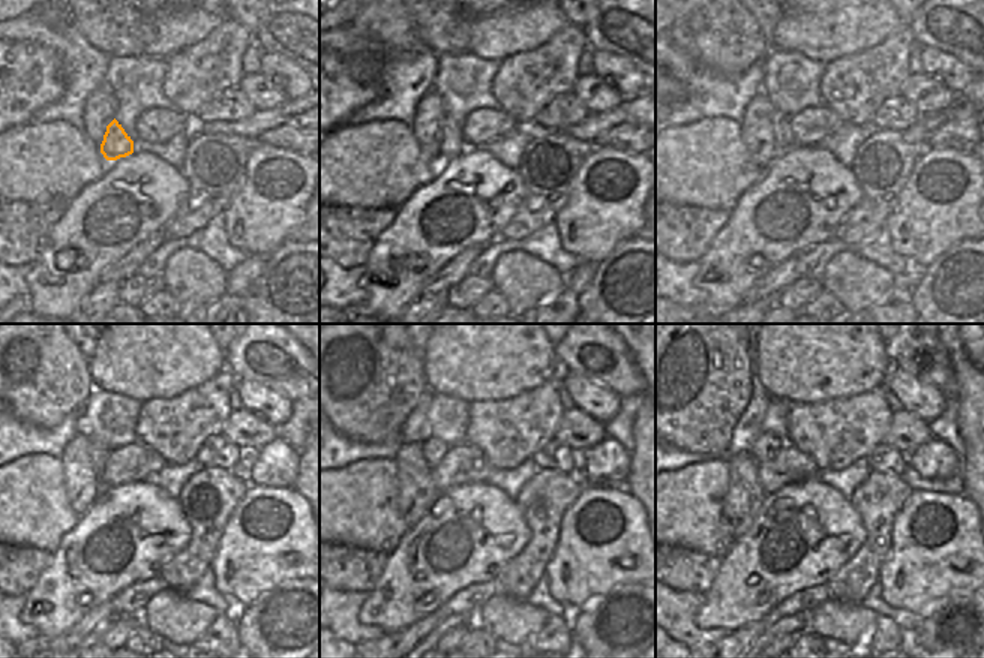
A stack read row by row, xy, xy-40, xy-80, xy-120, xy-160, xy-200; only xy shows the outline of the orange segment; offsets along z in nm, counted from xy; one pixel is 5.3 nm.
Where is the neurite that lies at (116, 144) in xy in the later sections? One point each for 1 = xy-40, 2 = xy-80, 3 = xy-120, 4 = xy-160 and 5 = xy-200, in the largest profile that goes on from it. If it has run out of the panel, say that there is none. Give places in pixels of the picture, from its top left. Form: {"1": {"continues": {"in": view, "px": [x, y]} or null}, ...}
{"1": {"continues": {"in": "xy-40", "px": [452, 143]}}, "2": {"continues": {"in": "xy-80", "px": [780, 129]}}, "3": {"continues": {"in": "xy-120", "px": [99, 453]}}, "4": {"continues": {"in": "xy-160", "px": [434, 450]}}, "5": {"continues": {"in": "xy-200", "px": [767, 445]}}}

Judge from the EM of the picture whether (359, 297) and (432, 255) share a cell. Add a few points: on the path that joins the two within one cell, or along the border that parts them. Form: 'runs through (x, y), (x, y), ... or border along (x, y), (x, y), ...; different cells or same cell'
border along (365, 266), (359, 279), (366, 294), (362, 308); different cells

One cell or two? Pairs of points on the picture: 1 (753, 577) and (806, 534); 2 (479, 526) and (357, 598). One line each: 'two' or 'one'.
1: one
2: two

